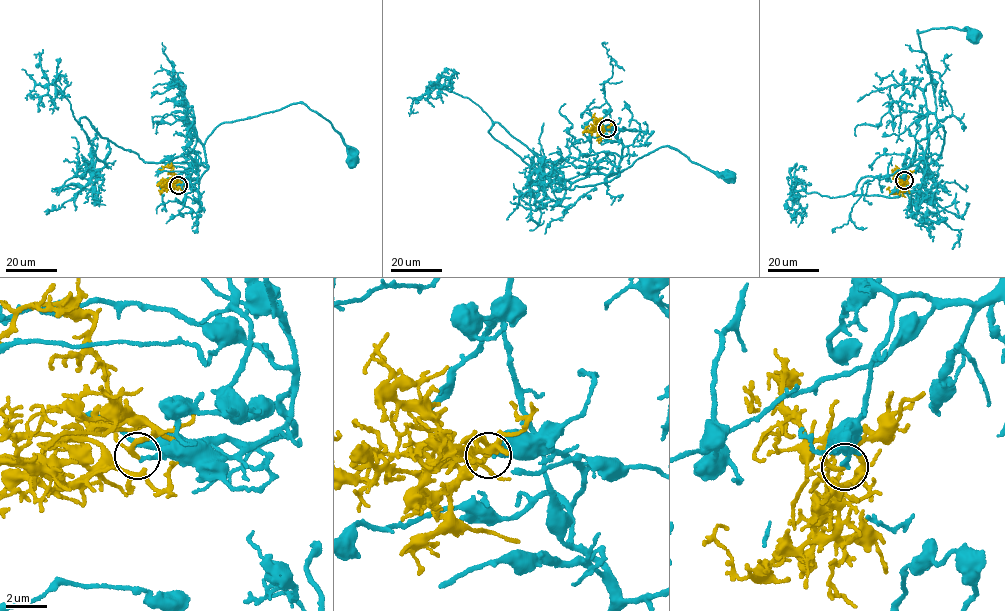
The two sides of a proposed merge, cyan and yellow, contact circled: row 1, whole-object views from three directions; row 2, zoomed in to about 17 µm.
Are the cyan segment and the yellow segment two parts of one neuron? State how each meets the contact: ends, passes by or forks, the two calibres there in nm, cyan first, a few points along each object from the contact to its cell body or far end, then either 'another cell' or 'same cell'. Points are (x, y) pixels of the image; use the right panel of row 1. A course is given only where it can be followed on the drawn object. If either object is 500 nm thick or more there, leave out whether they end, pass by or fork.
cyan ends | yellow passes by | 200/160 nm | cyan via (904, 179), (912, 158), (923, 157), (929, 134), (939, 125), (929, 66), (917, 31), (950, 26), (973, 35) | yellow via (904, 179), (897, 168), (892, 172), (891, 169) | another cell

